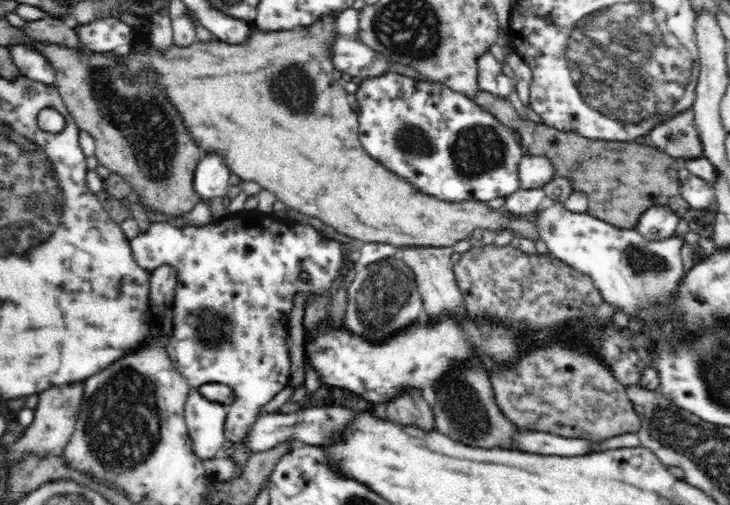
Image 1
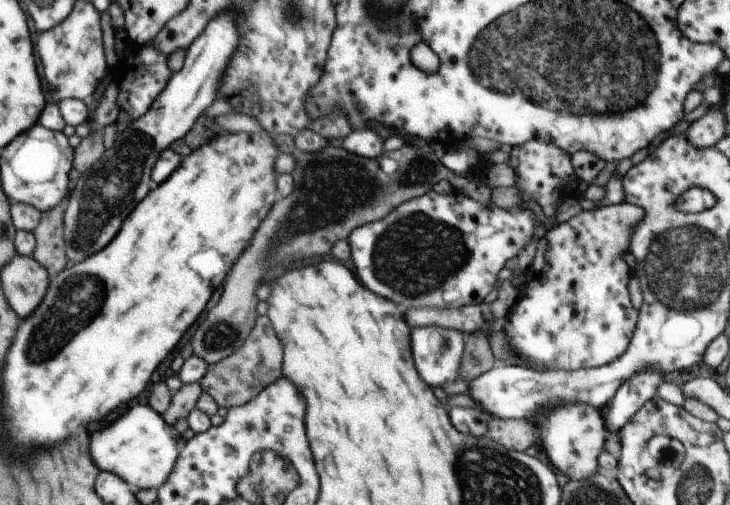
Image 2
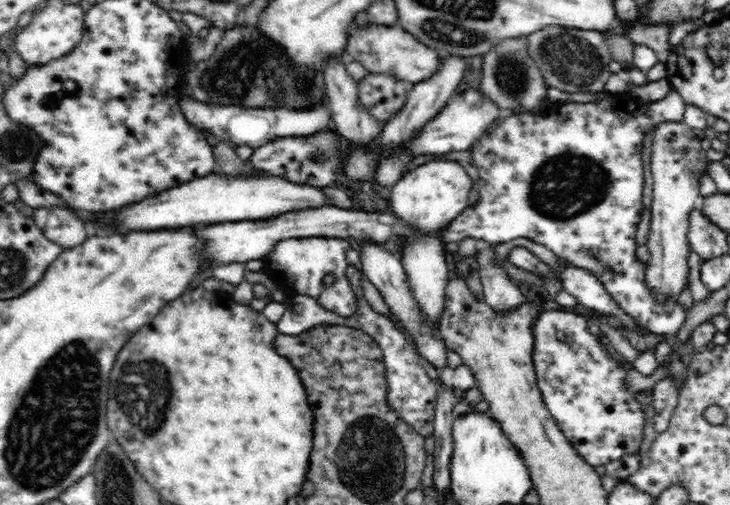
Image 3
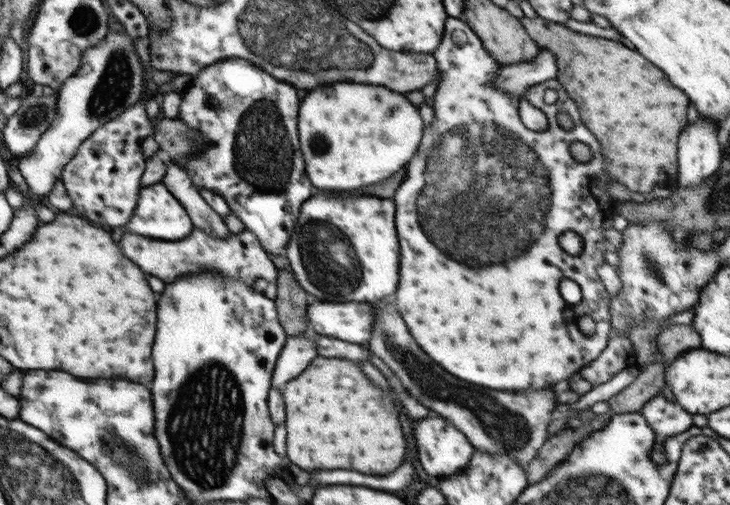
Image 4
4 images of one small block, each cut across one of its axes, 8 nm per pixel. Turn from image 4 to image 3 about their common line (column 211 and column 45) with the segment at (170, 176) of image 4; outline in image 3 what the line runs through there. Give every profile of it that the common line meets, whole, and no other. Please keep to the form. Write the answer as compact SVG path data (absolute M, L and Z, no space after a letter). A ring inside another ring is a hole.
M36 207L33 210L36 226L46 238L64 248L74 248L86 240L86 226L72 209L66 207Z

